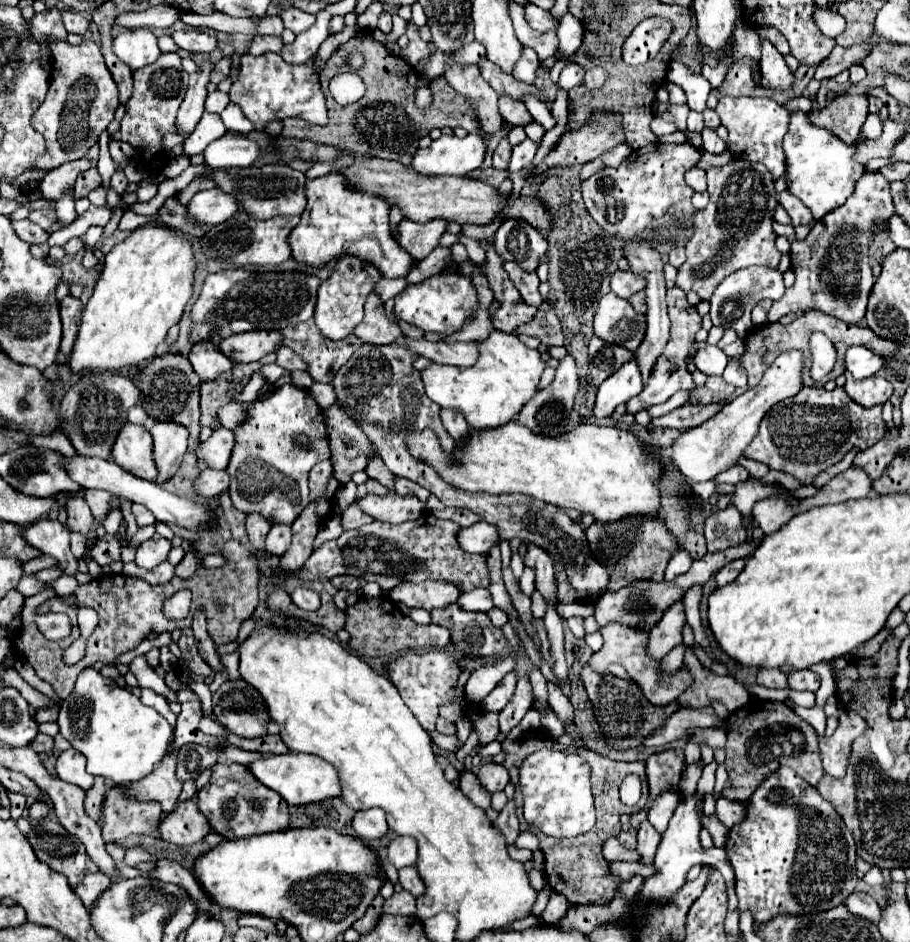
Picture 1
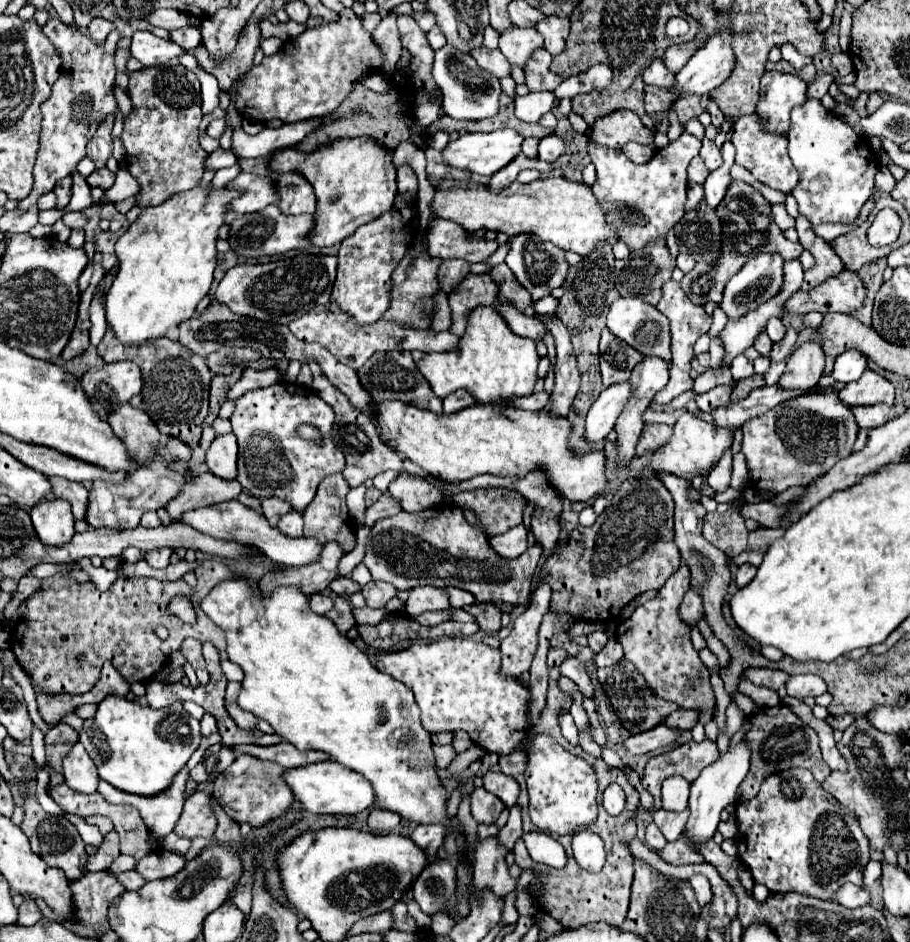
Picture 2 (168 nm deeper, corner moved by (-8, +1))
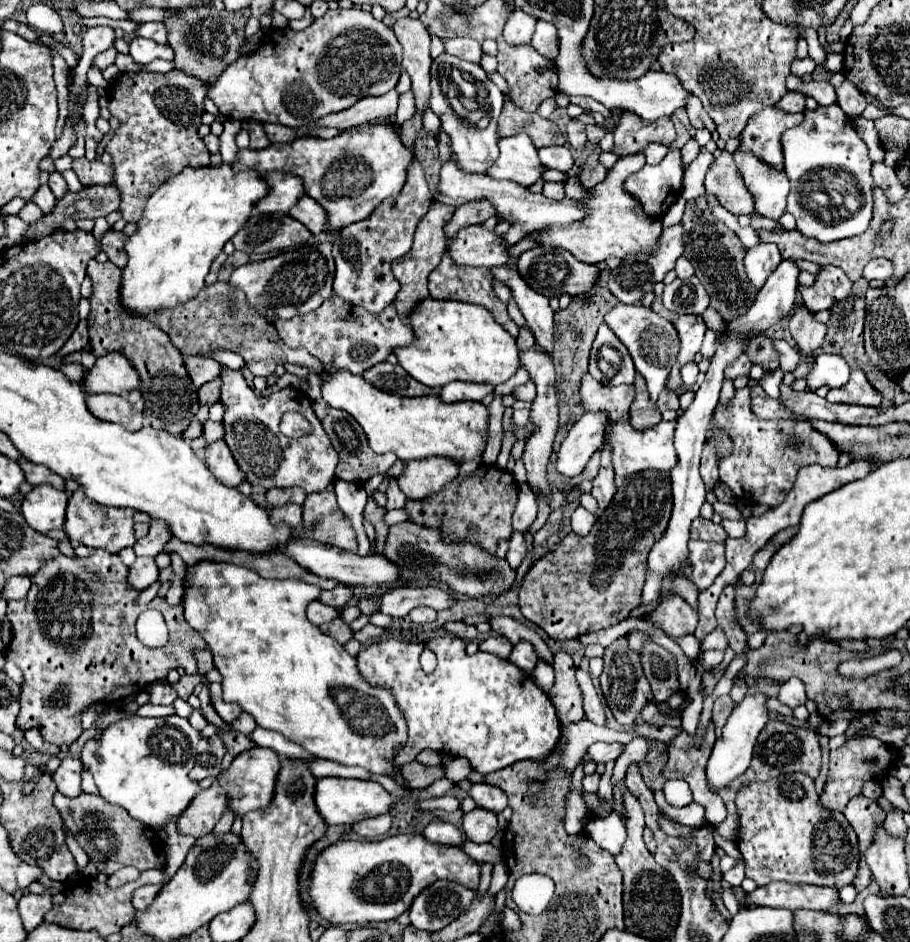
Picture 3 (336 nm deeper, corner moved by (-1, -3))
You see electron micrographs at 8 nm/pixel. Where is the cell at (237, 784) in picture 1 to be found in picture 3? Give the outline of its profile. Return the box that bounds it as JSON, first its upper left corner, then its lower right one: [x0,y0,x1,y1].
[218,747,280,817]

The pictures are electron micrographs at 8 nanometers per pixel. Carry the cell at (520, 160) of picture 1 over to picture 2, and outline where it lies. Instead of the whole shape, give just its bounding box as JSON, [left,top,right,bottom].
[539,135,565,163]

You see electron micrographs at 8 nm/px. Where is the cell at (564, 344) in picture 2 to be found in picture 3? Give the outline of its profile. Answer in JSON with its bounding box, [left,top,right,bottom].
[490,265,556,353]

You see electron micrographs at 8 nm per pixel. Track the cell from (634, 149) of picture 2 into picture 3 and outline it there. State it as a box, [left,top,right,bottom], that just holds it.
[536,153,662,263]

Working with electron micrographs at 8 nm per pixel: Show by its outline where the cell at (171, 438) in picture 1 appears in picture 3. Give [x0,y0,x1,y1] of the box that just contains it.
[64,489,136,553]

